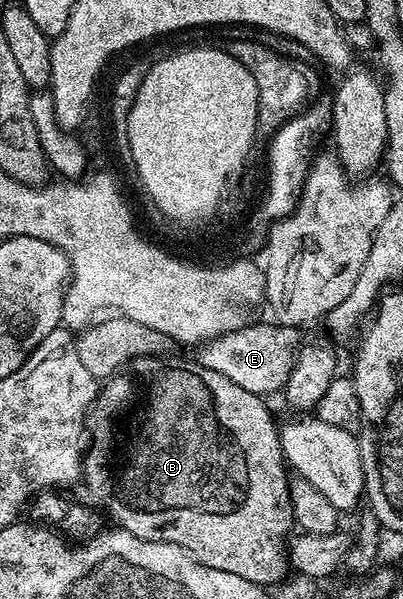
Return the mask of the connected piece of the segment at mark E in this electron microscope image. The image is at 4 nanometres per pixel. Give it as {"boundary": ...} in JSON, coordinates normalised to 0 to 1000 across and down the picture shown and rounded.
{"boundary":[[[655,538],[638,544],[618,541],[524,564],[519,571],[494,573],[484,579],[481,603],[501,608],[501,614],[531,614],[531,621],[581,634],[581,641],[610,648],[610,654],[667,661],[687,649],[687,656],[707,643],[734,604],[739,551],[730,544],[675,544],[663,544]]]}

